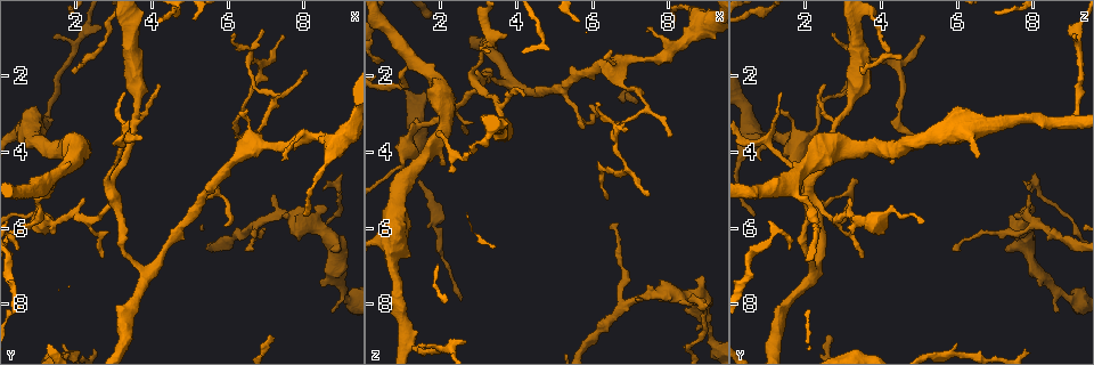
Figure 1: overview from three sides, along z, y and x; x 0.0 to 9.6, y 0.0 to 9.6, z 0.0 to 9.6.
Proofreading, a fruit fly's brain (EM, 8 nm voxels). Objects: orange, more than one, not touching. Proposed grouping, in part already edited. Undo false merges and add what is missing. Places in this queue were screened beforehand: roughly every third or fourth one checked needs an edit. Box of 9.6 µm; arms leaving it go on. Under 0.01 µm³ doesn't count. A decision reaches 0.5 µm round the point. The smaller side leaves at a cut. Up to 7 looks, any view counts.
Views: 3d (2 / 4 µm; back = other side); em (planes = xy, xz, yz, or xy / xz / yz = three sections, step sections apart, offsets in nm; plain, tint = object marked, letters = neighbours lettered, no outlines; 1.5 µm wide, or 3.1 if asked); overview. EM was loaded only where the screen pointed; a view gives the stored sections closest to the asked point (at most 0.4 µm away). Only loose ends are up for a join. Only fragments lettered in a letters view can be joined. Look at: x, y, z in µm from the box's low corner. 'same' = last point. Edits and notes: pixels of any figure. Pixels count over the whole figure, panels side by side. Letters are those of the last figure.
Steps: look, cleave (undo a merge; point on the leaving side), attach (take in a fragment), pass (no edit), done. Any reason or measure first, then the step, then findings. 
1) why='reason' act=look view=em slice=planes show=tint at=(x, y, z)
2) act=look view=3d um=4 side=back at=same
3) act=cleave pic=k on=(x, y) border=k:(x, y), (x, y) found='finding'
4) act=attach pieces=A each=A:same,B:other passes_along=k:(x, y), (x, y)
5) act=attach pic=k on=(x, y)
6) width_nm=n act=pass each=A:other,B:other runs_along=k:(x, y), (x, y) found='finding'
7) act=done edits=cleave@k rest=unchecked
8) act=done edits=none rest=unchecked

why='branch point' act=look view=em slice=xz step=8 show=letters at=(6.90, 1.75, 4.35)

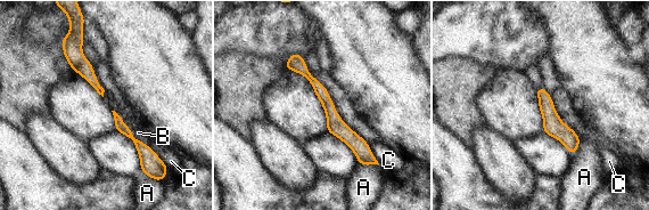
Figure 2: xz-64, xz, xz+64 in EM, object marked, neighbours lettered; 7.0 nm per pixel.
act=pass each=A:other,B:other,C:other runs_along=2:(295, 56), (334, 122), (372, 161) found='one neuron here'

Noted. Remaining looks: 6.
why='thin end' act=look view=3d um=2 at=(1.35, 1.00, 9.10)

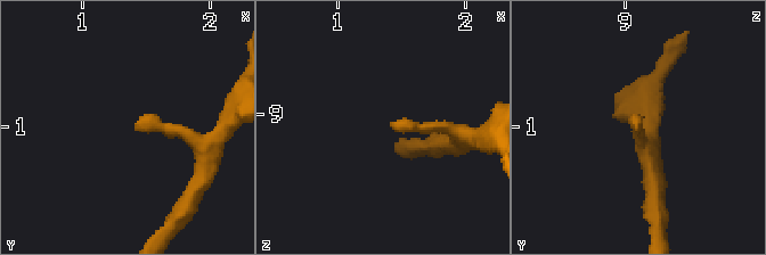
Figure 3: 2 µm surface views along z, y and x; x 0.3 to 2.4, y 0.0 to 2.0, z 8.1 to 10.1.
act=look view=em slice=yz step=4 show=letters at=(1.40, 1.02, 9.08)

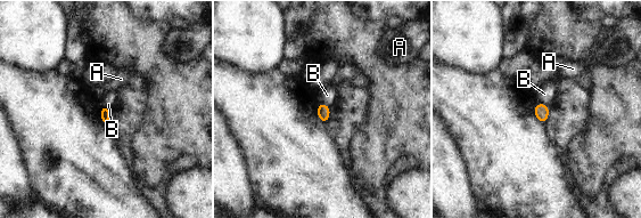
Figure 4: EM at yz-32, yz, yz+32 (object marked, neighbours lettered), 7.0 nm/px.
act=look view=em slice=planes show=letters at=same

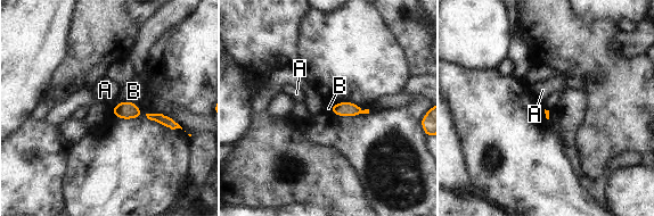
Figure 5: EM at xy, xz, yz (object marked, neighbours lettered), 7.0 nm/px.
act=pass each=A:other,B:other border=5:(137, 102), (120, 101), (111, 110) found='none of them fits'

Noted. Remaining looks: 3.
why='thin end' act=look view=em slice=yz step=4 show=tint at=(7.45, 4.25, 0.80)

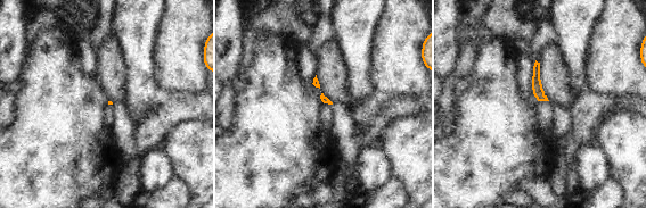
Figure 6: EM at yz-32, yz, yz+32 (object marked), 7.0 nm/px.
act=look view=em slice=planes show=tint at=same

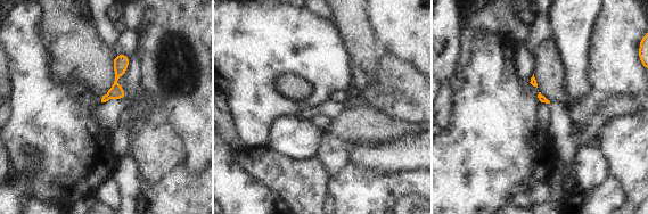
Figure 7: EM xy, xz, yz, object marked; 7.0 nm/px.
act=look view=em slice=planes show=letters at=same

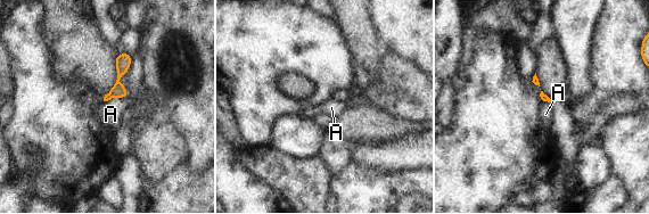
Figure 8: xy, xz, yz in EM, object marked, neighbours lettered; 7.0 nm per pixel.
act=pass each=A:other border=8:(128, 97), (112, 97), (104, 101) found='no lettered fragment goes on from it'

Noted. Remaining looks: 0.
act=done edits=none rest=unchecked

